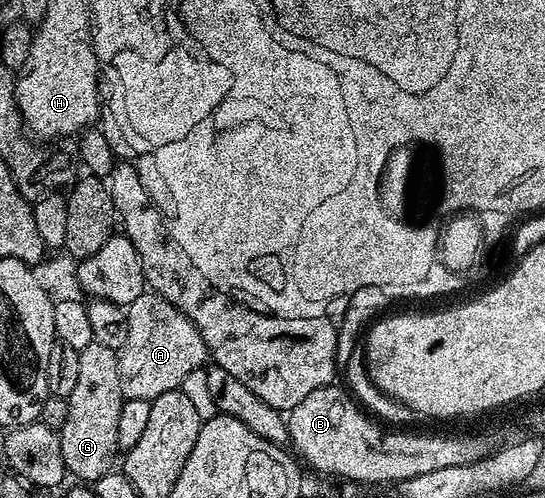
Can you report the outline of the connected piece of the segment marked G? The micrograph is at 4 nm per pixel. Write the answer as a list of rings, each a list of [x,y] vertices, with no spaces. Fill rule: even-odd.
[[[98,342],[85,346],[85,350],[79,352],[78,370],[73,394],[65,397],[69,415],[65,417],[65,426],[58,432],[61,458],[65,458],[68,473],[79,479],[76,481],[93,482],[113,471],[121,452],[117,442],[117,417],[121,414],[124,398],[118,351]]]

